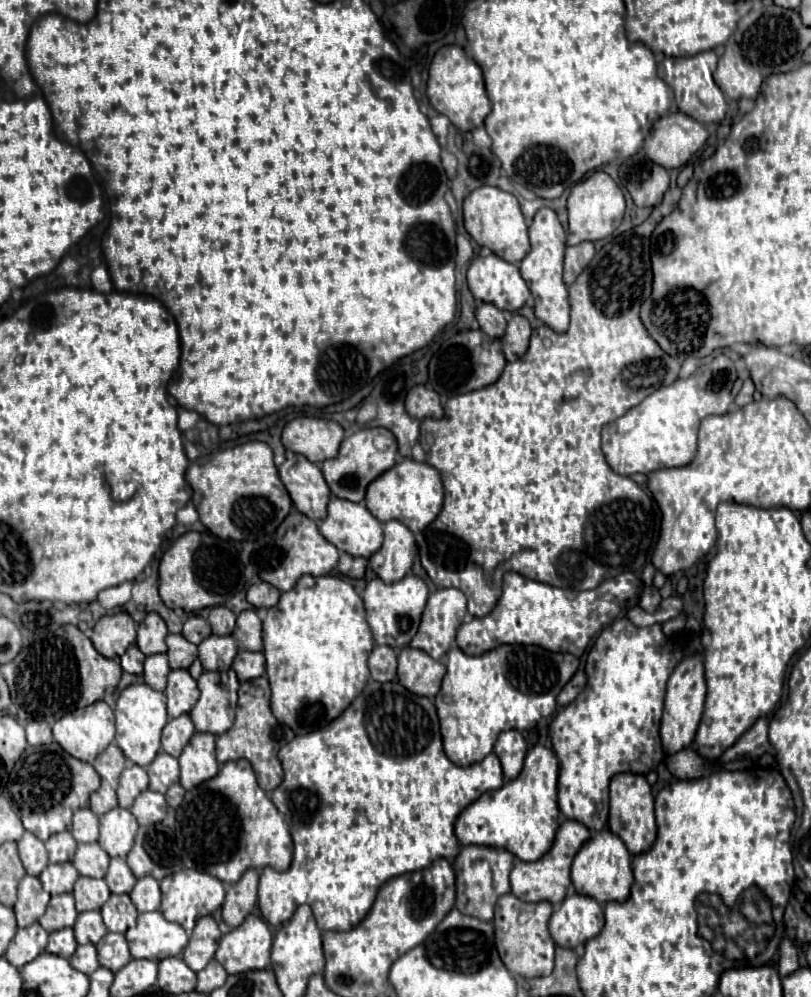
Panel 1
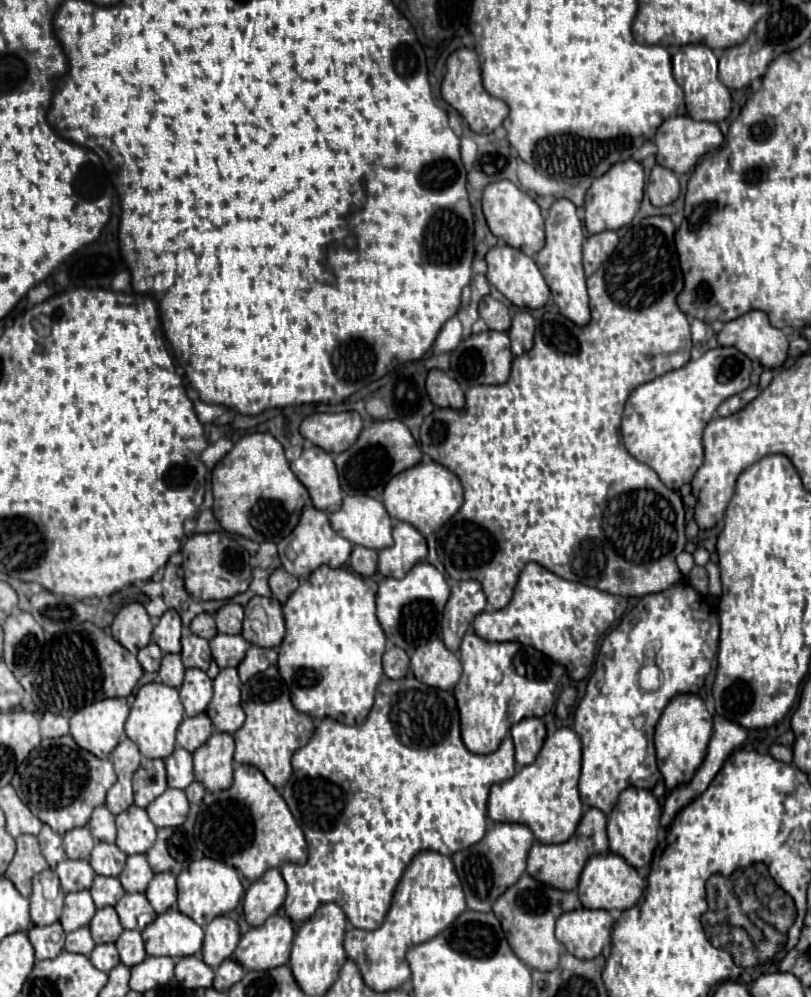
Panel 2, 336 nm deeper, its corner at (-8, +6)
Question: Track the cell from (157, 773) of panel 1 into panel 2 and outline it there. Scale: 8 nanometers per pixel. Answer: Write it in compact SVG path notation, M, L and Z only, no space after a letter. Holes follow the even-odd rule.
M175 748L169 758L165 758L165 770L171 788L187 788L193 782L193 758L191 752Z

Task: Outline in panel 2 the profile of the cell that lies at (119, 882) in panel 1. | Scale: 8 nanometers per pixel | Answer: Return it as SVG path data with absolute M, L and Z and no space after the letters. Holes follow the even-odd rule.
M143 854L129 856L123 872L119 874L119 882L127 892L143 892L151 878L153 878L153 870Z

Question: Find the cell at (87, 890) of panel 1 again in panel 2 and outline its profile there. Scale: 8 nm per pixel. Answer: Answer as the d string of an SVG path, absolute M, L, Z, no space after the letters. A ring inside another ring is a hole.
M95 876L89 892L91 892L97 908L115 906L115 902L125 894L119 878L107 878L107 876Z

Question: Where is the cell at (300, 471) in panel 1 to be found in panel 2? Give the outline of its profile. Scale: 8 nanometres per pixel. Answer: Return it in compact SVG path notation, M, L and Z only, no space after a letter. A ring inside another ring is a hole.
M317 446L305 448L303 454L291 462L291 470L307 488L315 508L323 512L335 512L341 508L343 494L331 454Z

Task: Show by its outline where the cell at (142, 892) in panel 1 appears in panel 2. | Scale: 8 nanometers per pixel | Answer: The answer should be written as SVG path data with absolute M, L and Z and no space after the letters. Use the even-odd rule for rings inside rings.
M171 872L169 874L155 874L145 890L145 896L149 898L149 902L157 914L163 914L165 910L173 908L177 902L175 876Z

